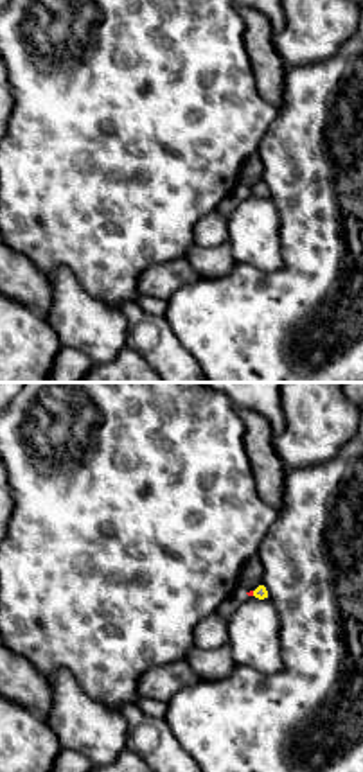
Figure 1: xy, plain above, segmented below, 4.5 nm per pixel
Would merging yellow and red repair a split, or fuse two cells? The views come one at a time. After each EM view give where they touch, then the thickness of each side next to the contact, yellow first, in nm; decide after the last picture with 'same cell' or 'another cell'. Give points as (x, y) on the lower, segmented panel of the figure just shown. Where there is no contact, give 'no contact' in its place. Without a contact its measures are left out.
(254, 593) | 60/20 nm

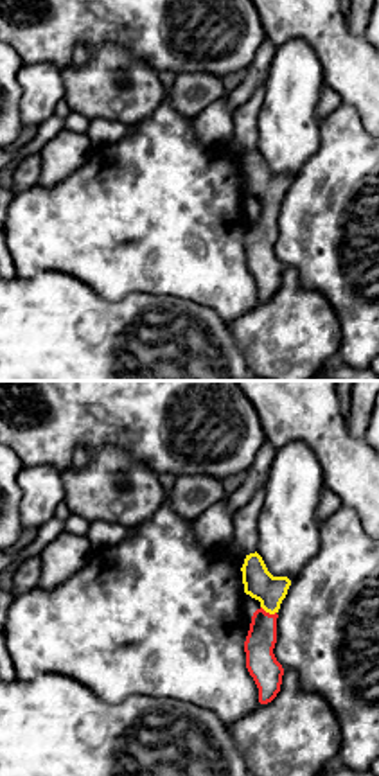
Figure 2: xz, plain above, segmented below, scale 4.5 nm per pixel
(268, 611) | 140/140 nm

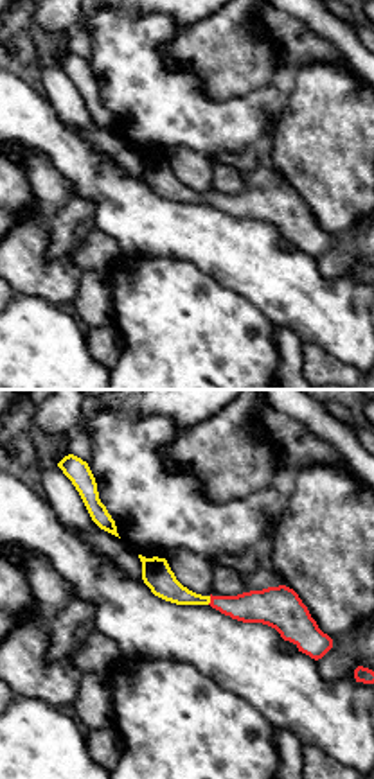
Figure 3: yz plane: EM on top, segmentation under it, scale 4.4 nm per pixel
(209, 600) | 130/150 nm

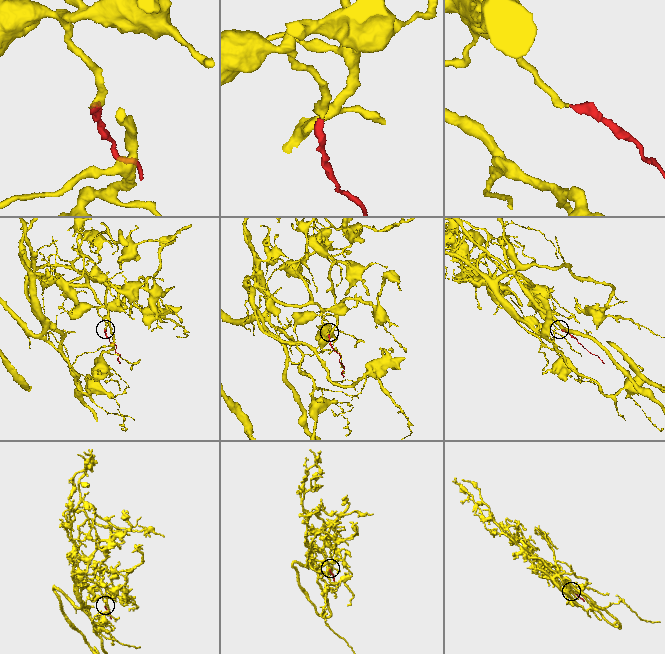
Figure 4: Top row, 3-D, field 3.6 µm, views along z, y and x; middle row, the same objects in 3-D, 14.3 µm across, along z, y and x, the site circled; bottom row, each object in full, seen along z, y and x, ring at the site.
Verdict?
same cell

